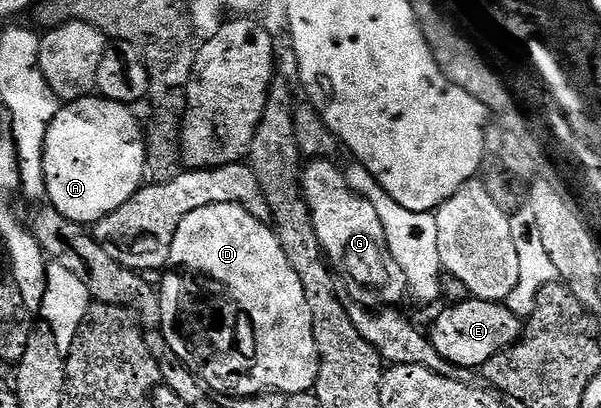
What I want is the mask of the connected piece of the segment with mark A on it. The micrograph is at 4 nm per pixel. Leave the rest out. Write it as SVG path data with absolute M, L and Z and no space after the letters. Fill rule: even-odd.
M100 95L80 97L58 108L51 127L47 127L47 139L43 147L43 175L47 179L47 201L59 215L75 223L92 227L111 211L119 211L127 199L137 194L146 180L145 134L143 125L137 122L134 110L127 105L109 101Z

